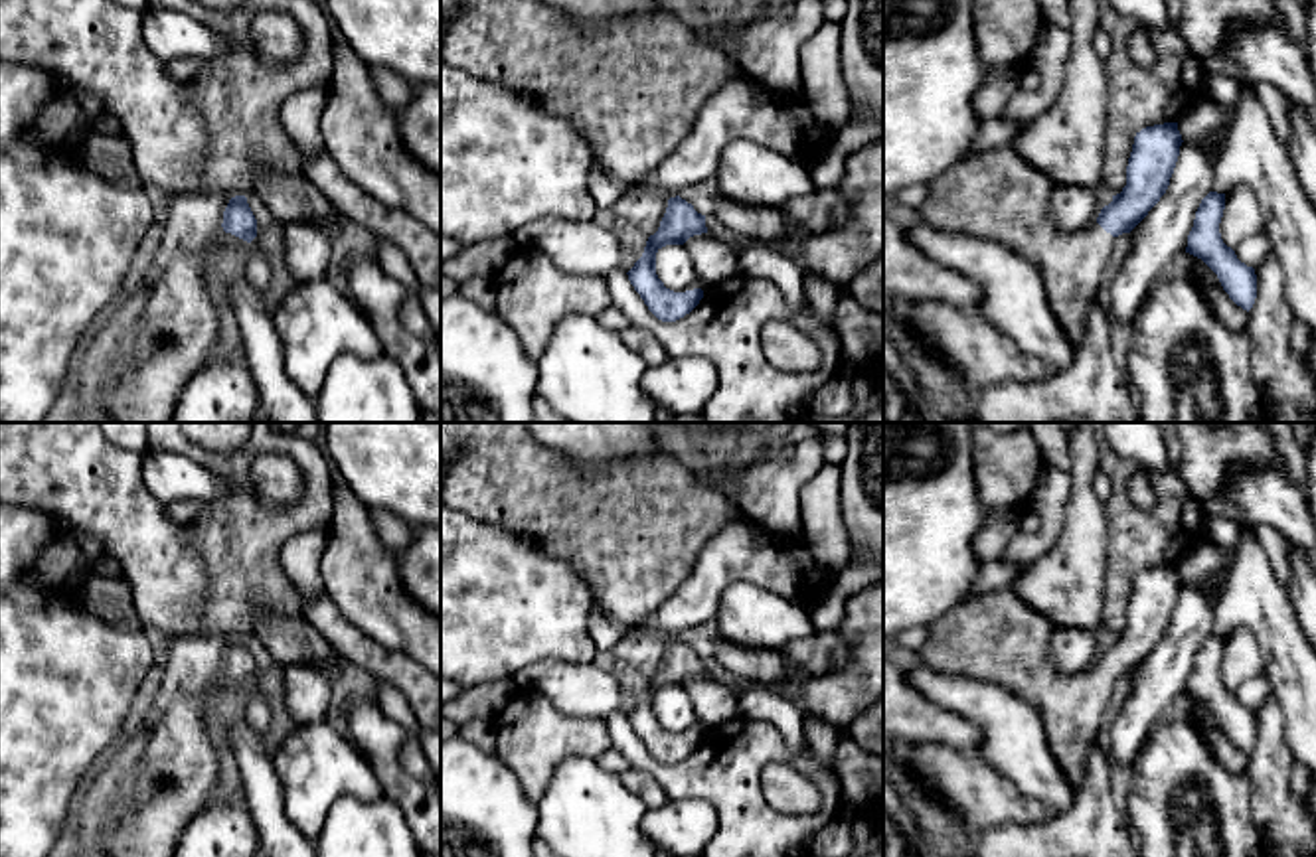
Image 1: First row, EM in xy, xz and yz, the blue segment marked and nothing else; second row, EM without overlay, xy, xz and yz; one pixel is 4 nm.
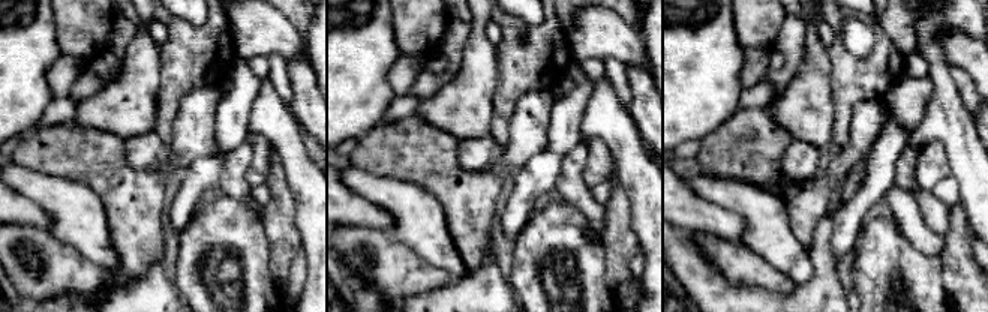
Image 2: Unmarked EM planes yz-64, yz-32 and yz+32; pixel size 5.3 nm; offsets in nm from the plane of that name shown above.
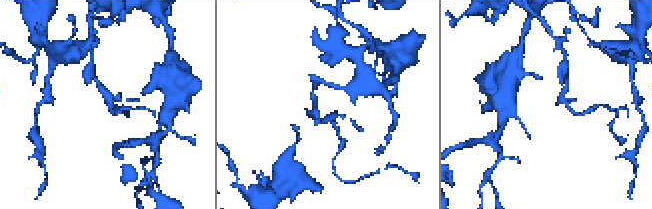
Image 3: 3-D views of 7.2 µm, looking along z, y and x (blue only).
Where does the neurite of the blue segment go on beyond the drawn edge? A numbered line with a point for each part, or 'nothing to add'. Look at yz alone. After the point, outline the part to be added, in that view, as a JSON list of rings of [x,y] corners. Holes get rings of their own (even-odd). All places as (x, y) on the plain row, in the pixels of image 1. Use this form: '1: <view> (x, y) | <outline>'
1: yz (996, 636) | [[[1008,586],[968,596],[929,626],[929,636],[915,660],[950,673],[1000,683],[1028,699],[1041,715],[1047,742],[1071,786],[1079,792],[1091,746],[1099,740],[1103,715],[1114,679],[1097,663],[1081,673],[1059,673],[1049,662],[1055,626],[1029,608]]]

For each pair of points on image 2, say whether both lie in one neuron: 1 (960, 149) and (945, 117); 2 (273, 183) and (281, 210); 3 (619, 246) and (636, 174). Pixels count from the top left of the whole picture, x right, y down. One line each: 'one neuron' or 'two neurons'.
1: one neuron
2: one neuron
3: two neurons

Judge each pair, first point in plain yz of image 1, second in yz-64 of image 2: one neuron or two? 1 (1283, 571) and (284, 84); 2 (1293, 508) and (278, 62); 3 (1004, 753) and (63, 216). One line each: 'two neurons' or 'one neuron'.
1: one neuron
2: two neurons
3: one neuron

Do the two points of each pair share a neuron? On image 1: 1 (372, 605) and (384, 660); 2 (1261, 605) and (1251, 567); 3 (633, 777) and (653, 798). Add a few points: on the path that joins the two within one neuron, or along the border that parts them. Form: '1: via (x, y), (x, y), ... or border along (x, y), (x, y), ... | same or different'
1: border along (344, 617), (382, 646), (404, 652), (419, 664) | different
2: via (1253, 595), (1251, 577) | same
3: via (639, 782), (649, 792) | same

